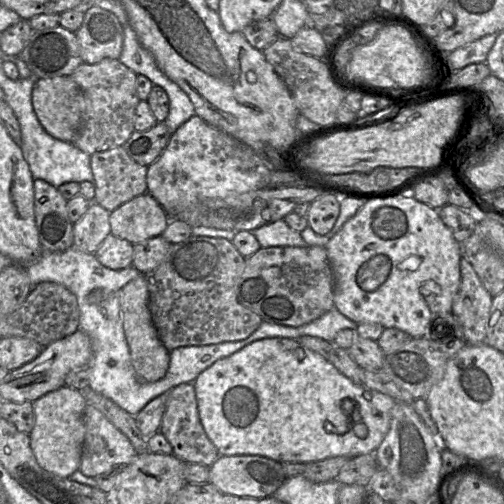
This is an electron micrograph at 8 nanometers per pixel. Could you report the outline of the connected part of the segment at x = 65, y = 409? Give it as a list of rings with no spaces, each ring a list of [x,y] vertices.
[[[66,385],[33,402],[35,422],[29,433],[31,449],[38,464],[58,477],[69,478],[79,470],[86,432],[83,417],[86,405],[83,393]]]

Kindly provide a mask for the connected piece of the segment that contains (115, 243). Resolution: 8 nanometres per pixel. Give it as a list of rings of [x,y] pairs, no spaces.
[[[109,234],[94,255],[103,266],[112,270],[123,270],[132,266],[134,245],[125,239]]]

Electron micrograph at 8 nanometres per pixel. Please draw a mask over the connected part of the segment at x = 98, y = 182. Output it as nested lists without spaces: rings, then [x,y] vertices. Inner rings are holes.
[[[123,146],[95,152],[90,156],[90,164],[95,185],[94,202],[109,212],[147,192],[148,167],[135,162]]]

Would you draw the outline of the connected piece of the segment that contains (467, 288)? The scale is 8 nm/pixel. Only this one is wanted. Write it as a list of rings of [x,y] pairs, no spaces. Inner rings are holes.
[[[464,257],[460,260],[460,276],[460,288],[452,305],[452,313],[462,328],[467,345],[483,344],[493,297]]]

